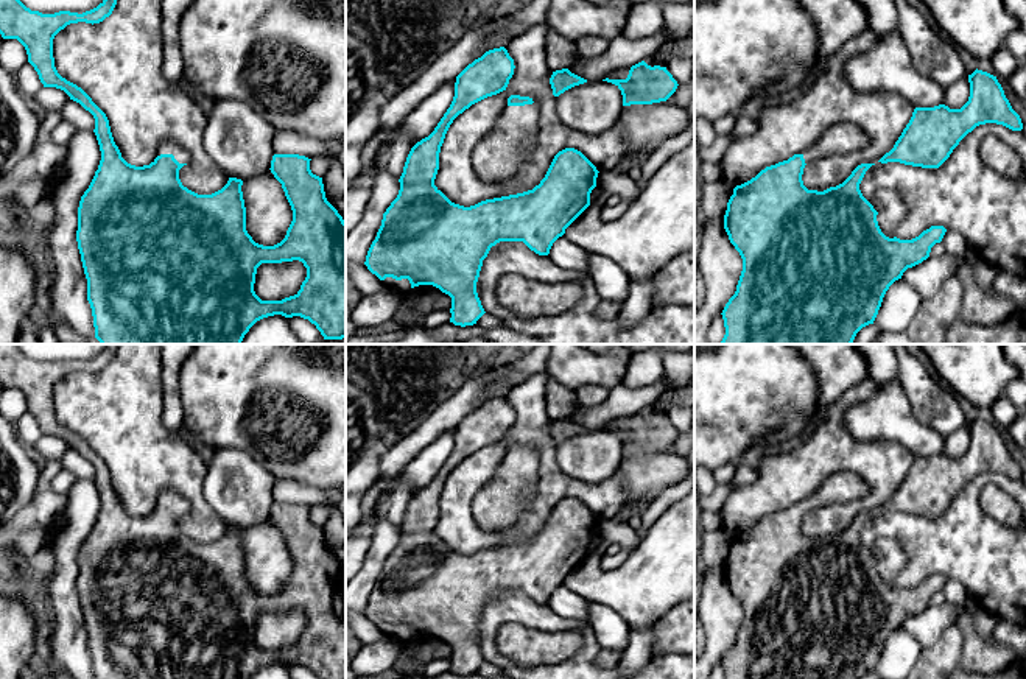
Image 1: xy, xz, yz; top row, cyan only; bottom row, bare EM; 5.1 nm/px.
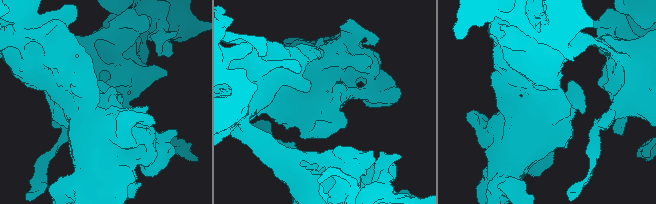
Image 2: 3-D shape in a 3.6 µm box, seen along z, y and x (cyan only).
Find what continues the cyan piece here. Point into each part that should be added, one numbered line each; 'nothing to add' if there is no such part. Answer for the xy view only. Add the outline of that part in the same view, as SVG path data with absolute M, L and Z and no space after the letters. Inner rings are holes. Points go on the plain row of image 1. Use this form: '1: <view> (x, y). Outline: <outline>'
1: xy (179, 502). Outline: M163 491L163 492L160 492L160 495L157 498L157 505L160 505L160 503L173 503L174 508L179 512L188 512L188 509L190 509L190 503L182 495L179 495L174 491Z

